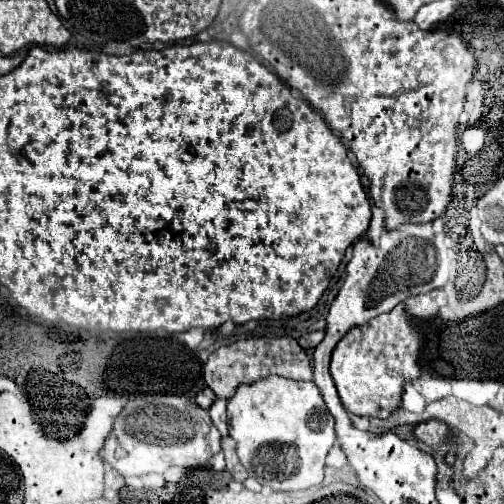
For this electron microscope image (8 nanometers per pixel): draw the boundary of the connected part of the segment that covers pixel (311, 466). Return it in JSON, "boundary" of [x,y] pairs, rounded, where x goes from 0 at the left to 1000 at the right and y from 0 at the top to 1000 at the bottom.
{"boundary":[[[528,748],[500,764],[476,764],[464,788],[452,796],[456,867],[468,871],[468,899],[488,935],[520,962],[544,974],[599,974],[635,962],[643,946],[643,911],[663,883],[663,831],[635,831],[647,819],[647,804],[631,768],[615,756],[583,756],[563,748]]]}

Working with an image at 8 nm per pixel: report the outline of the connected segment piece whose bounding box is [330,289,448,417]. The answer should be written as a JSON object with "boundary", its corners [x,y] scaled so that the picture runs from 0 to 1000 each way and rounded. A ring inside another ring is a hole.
{"boundary":[[[861,573],[853,581],[841,585],[821,585],[810,589],[806,597],[798,597],[794,605],[786,605],[778,617],[730,637],[726,645],[706,645],[698,649],[663,688],[659,696],[659,716],[655,716],[655,740],[659,752],[667,760],[671,784],[687,808],[690,819],[702,823],[730,823],[730,827],[774,827],[794,796],[798,796],[798,780],[802,768],[817,756],[825,756],[833,748],[833,724],[829,724],[829,704],[841,681],[841,665],[845,665],[845,637],[865,633],[873,625],[873,613],[889,601],[885,577],[881,573]]]}

